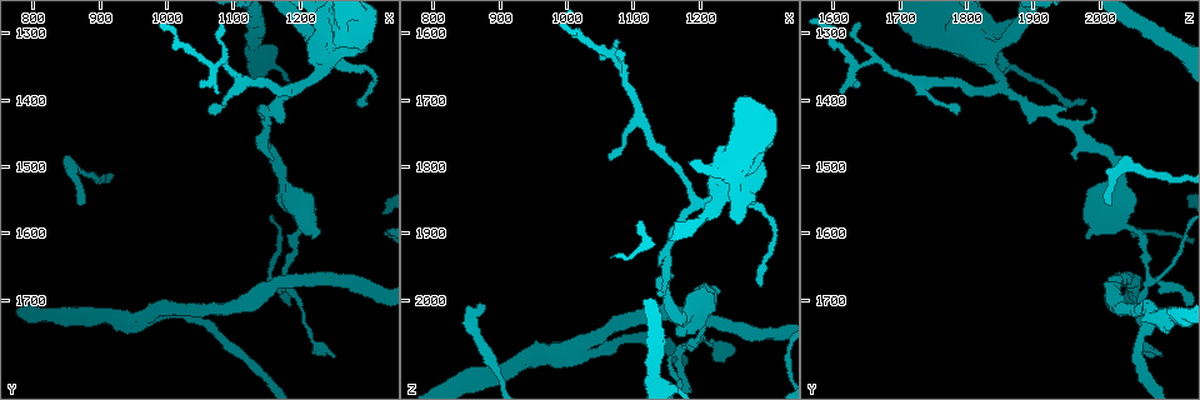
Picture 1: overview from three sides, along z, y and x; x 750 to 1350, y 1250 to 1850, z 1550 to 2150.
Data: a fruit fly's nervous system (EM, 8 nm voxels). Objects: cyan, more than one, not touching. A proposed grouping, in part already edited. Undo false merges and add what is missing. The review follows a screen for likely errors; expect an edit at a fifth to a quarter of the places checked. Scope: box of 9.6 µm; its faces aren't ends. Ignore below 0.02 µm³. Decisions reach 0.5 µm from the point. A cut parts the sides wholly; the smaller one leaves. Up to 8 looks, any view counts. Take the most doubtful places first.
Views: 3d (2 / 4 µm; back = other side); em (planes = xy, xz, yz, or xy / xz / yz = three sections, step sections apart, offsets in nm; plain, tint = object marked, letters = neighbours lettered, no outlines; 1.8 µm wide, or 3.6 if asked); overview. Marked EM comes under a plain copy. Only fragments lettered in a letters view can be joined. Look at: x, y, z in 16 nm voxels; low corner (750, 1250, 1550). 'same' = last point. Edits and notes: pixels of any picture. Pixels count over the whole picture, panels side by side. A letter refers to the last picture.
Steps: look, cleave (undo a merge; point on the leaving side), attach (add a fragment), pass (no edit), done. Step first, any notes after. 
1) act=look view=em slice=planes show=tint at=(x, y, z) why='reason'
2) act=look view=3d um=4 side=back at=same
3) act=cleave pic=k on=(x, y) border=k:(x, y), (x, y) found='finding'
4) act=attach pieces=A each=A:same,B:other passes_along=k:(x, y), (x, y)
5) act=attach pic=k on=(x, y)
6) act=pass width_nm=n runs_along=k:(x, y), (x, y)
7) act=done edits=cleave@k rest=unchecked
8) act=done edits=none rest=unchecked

act=look view=3d um=4 at=(1040, 1720, 2085) why='an open end'

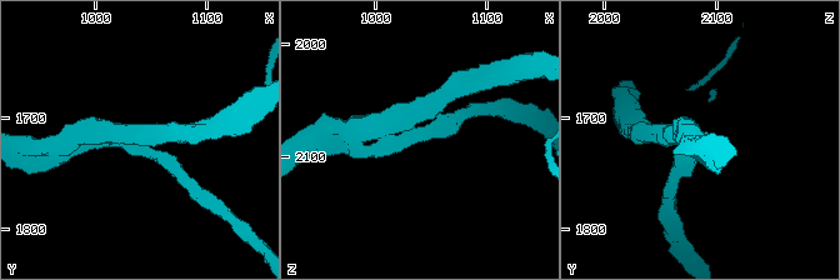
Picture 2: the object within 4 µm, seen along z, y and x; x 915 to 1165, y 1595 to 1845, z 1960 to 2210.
act=look view=em slice=xz step=4 show=letters at=same arms=3 arm_widths_nm=220,260,340

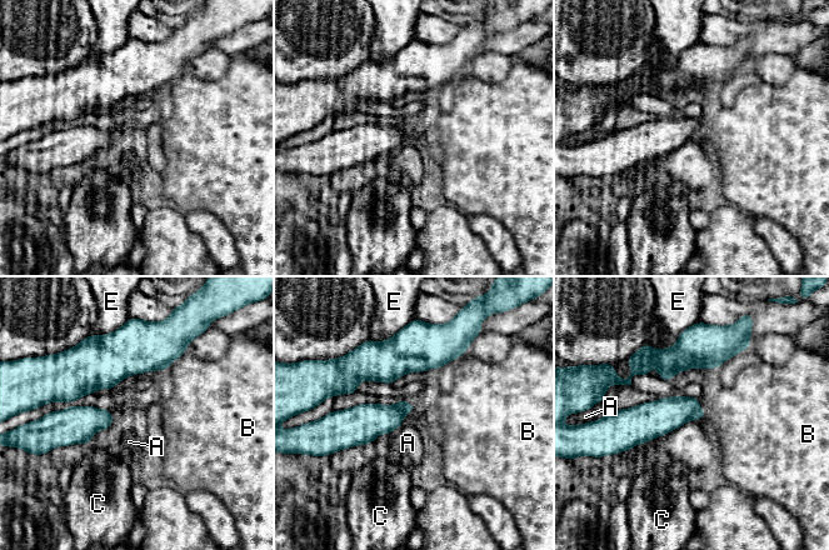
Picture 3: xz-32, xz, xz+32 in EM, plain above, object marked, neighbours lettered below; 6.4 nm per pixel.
act=look view=em slice=planes show=letters at=same

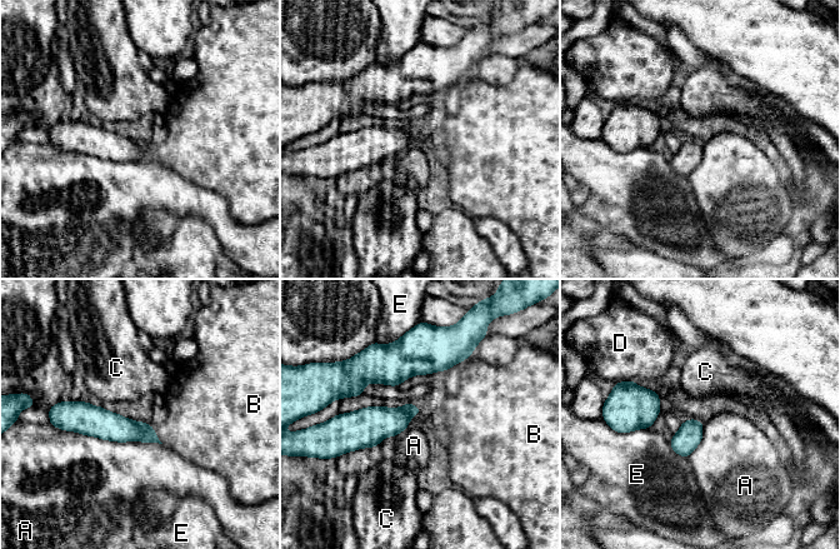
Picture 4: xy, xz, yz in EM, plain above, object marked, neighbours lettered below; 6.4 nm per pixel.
act=pass each=A:other,B:other,C:other,D:other,E:other border=4:(54, 425), (104, 439), (161, 444) found='no lettered fragment goes on from it'

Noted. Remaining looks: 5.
act=look view=em um=3.6 slice=xz step=8 show=tint at=(1235, 1335, 1825) why='sudden change in width'

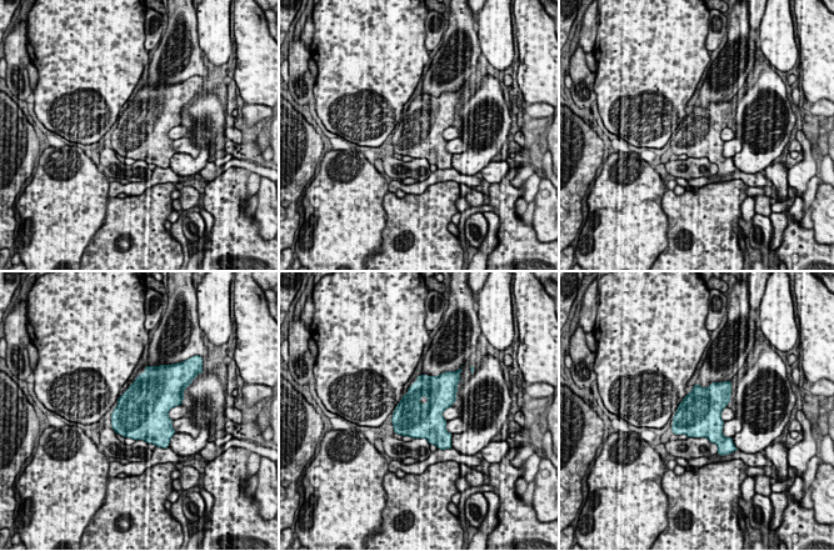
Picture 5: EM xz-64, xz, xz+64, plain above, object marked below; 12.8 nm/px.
act=look view=em um=3.6 slice=planes show=tint at=same why='another direction'

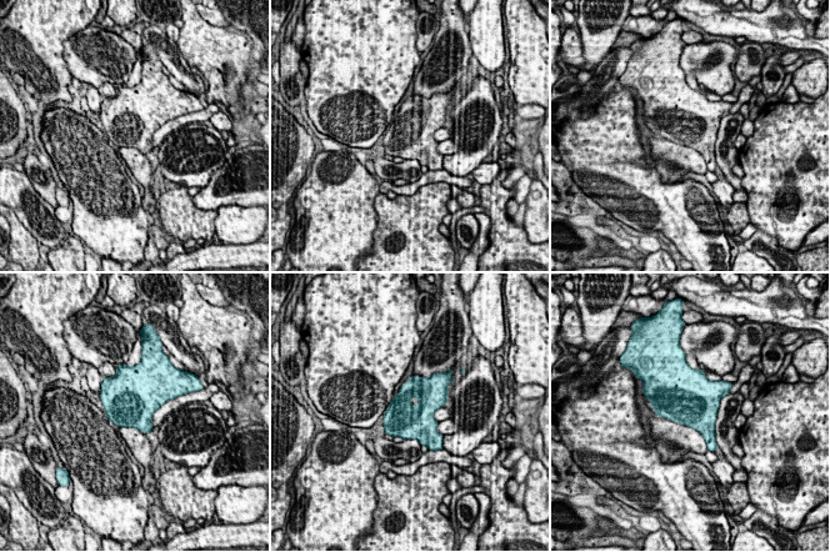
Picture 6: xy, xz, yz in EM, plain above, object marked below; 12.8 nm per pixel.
act=look view=em um=3.6 slice=planes show=letters at=same

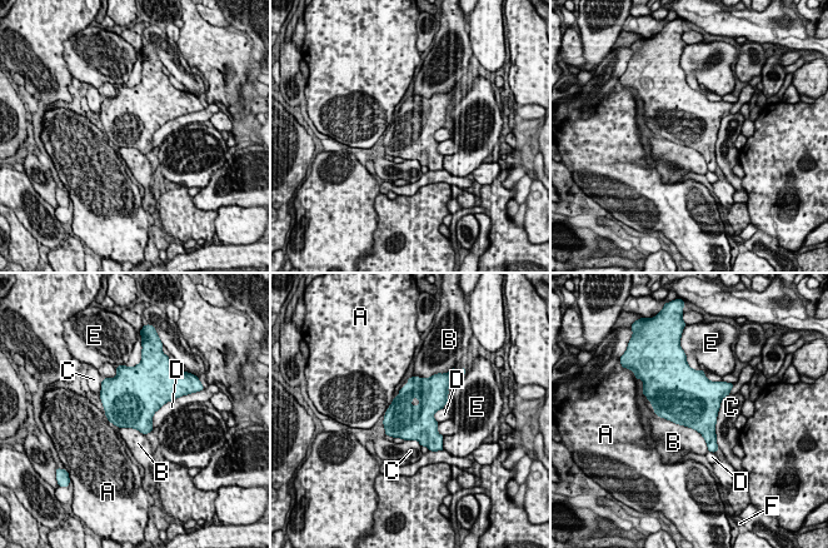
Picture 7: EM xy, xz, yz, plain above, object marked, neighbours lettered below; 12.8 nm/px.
act=pass width_nm=600 longest_contact=B:800nm each=A:other,B:other,C:other,D:other,E:other,F:other found='all the same neuron'

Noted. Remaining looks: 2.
act=look view=3d um=4 at=(870, 1560, 2015) why='an open end'

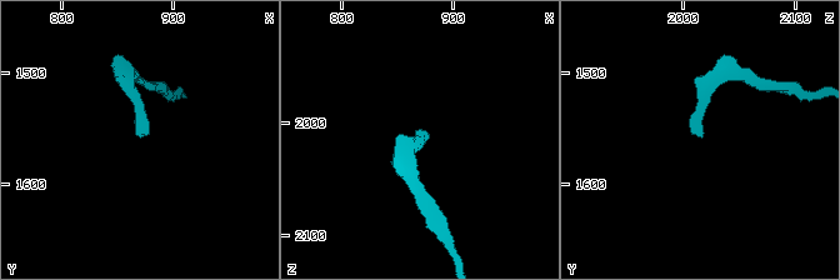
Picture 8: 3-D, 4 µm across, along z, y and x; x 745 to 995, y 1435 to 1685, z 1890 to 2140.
act=look view=em slice=yz step=4 show=letters at=(872, 1556, 2018)

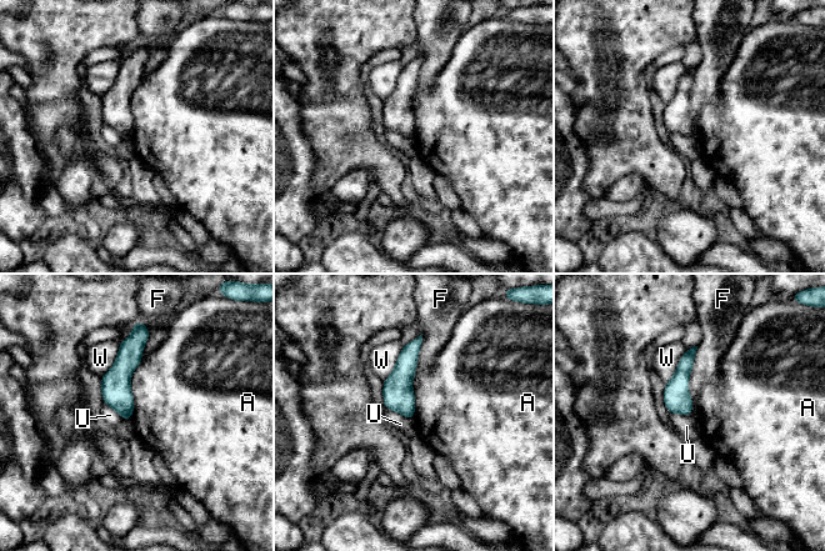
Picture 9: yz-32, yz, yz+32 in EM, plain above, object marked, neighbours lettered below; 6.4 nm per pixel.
act=pass width_nm=170 each=A:other,F:other,U:other,W:other runs_along=9:(140, 339), (123, 367), (125, 415) found='no lettered fragment goes on from it'

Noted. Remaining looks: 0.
act=done edits=none rest=unchecked

